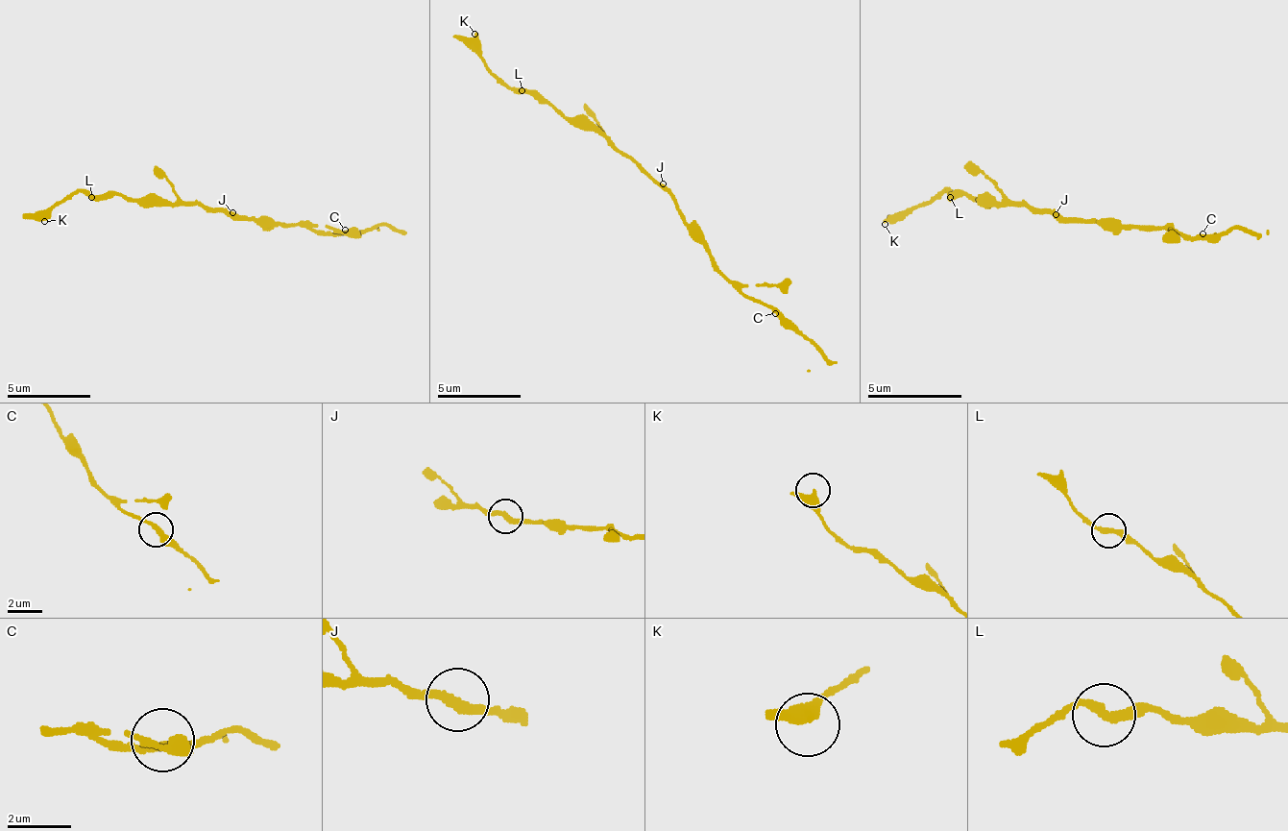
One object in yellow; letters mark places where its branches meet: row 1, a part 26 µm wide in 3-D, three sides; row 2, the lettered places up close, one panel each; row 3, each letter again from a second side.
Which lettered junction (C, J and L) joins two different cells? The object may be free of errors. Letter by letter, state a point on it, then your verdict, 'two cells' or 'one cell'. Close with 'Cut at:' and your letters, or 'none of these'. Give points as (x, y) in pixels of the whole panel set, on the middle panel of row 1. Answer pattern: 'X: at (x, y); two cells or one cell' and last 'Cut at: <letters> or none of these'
C: at (775, 313); one cell
J: at (663, 183); one cell
L: at (522, 90); one cell
Cut at: none of these

